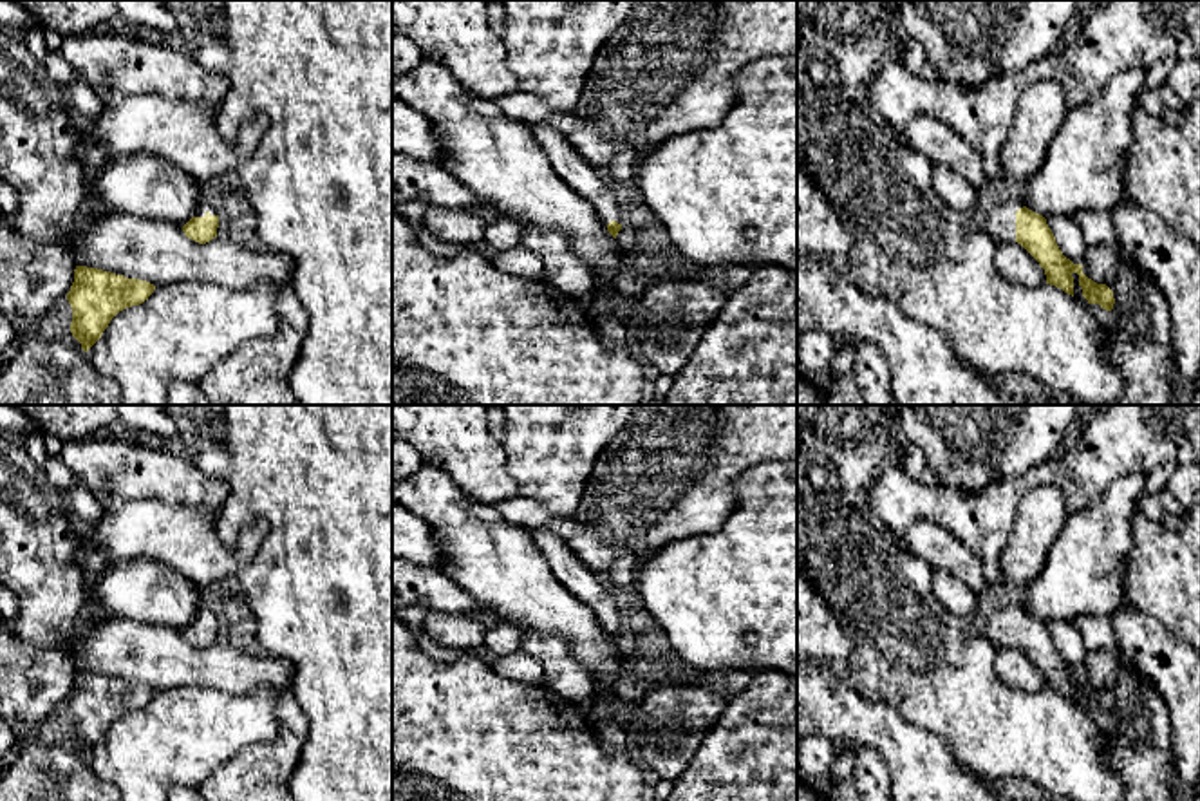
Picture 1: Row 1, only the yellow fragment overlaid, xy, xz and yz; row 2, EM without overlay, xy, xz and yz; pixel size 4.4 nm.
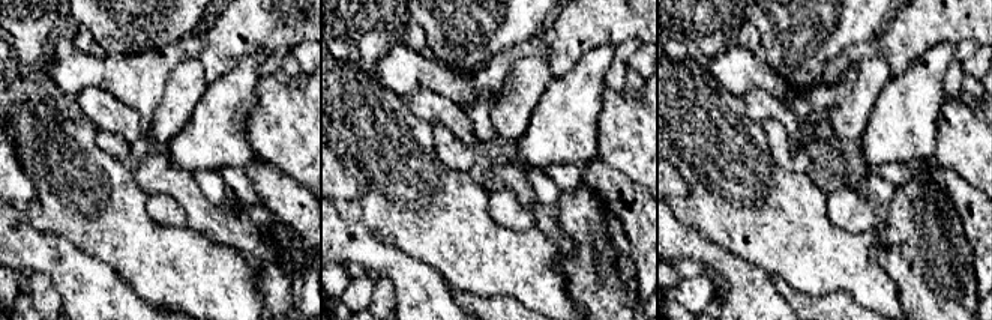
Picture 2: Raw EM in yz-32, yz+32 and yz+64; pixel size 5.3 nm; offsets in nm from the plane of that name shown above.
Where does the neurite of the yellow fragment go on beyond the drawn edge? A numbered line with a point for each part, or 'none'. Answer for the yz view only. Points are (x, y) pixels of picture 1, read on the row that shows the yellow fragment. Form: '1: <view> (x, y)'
1: yz (1000, 225)

